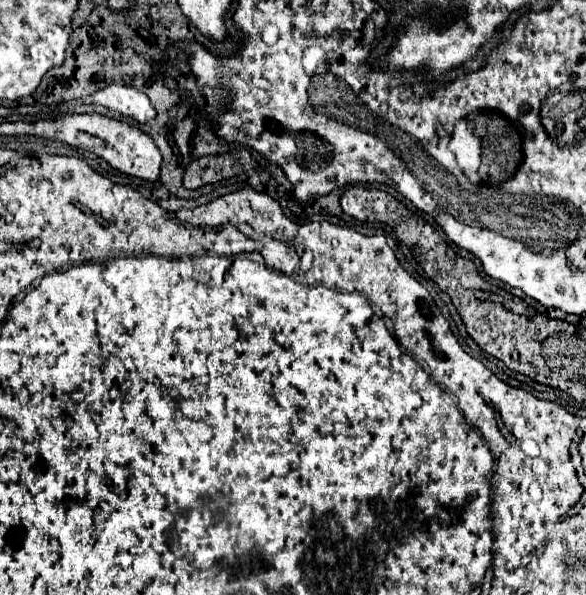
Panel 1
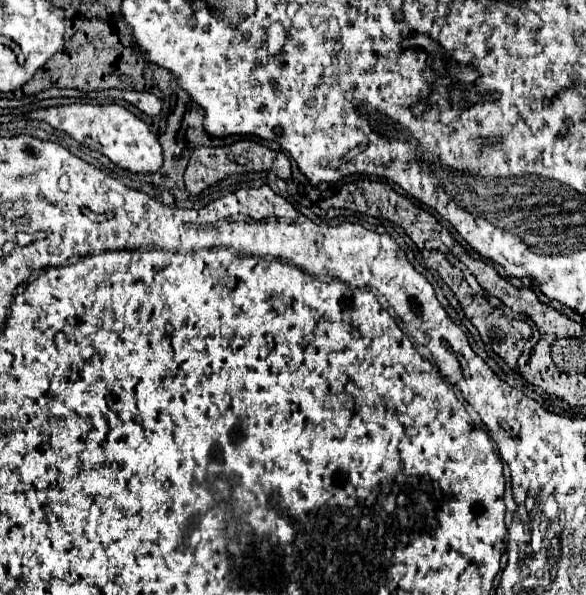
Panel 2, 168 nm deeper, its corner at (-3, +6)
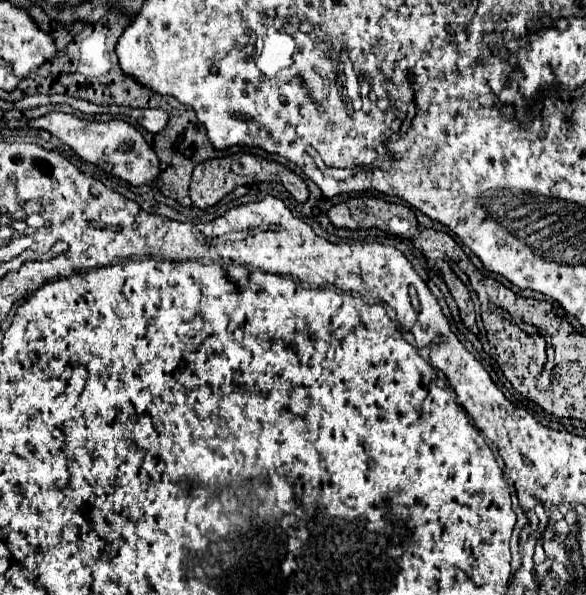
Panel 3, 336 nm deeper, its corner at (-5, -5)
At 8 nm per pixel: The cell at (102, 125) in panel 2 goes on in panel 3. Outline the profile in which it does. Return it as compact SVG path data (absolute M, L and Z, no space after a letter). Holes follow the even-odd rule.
M50 112L50 114L42 116L42 118L28 120L28 126L48 130L50 134L58 136L66 146L70 146L82 160L100 166L102 170L126 180L132 186L150 184L160 174L160 162L158 162L156 152L142 138L138 128L134 128L132 124L128 124L124 120L90 122L90 120L80 120L80 118L72 116L72 114Z

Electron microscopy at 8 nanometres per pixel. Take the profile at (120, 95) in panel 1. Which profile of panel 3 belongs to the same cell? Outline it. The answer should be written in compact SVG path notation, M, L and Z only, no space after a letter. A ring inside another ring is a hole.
M126 108L126 116L132 116L148 132L160 132L168 122L168 112L160 108L146 108L146 110Z

